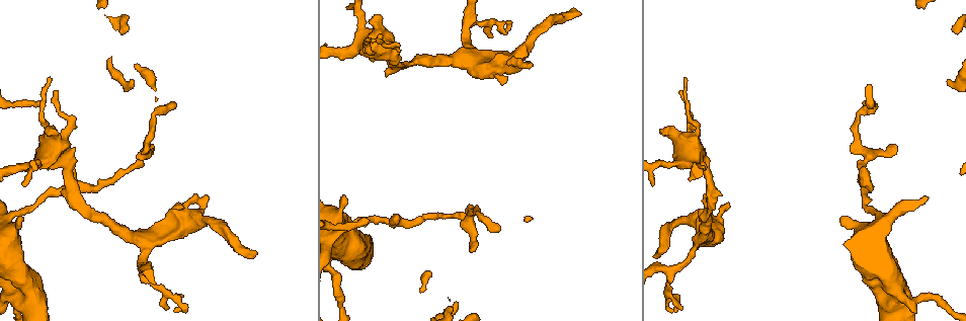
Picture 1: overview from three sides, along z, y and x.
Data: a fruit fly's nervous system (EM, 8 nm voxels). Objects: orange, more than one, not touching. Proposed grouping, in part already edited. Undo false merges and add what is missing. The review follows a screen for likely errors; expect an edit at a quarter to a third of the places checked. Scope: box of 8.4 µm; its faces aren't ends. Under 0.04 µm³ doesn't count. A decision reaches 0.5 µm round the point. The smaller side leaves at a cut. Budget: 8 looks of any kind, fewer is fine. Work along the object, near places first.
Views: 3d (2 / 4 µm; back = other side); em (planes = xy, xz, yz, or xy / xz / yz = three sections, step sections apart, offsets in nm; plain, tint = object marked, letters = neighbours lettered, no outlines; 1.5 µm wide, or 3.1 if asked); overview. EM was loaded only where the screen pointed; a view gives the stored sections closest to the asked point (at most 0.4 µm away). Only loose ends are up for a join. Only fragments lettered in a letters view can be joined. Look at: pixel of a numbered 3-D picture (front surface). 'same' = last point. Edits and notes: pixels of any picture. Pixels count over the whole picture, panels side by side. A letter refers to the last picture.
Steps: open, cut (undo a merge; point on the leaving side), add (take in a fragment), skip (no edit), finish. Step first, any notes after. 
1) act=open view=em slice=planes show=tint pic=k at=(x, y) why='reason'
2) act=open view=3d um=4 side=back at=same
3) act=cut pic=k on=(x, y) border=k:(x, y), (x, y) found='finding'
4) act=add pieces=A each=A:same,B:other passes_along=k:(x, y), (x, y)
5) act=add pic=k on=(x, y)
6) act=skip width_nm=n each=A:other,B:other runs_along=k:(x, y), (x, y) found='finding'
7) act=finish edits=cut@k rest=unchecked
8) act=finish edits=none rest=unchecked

act=open view=em slice=planes show=letters pic=1 at=(175, 102)

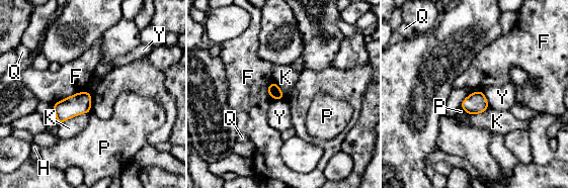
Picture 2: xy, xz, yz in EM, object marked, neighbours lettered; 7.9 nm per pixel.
act=skip longest_contact=F:300nm each=F:other,H:other,K:other,P:other,Q:other,Y:other border=2:(88, 112), (66, 119), (59, 126) found='no lettered fragment goes on from it'

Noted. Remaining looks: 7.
act=open view=3d um=4 pic=1 at=(399, 216) why='free end'

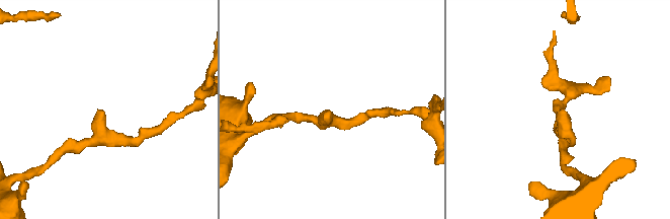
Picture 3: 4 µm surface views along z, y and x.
act=open view=em slice=planes show=tint pic=3 at=(327, 113) arm_widths_nm=170,200

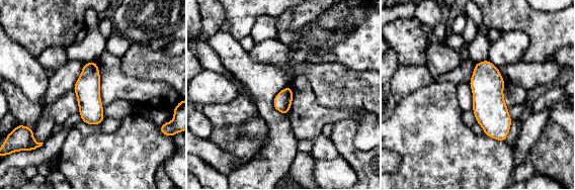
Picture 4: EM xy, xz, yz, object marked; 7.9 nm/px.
act=open view=em slice=planes show=letters at=same

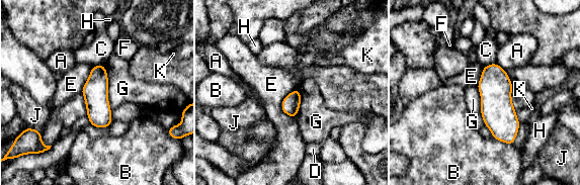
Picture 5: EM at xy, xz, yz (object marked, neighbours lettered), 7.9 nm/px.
act=skip width_nm=200 each=A:other,B:other,C:other,D:other,E:other,F:other,G:other,H:other,J:other,K:other border=5:(104, 66), (111, 109) found='none of them fits'

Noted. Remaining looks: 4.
act=open view=em slice=planes show=tint pic=1 at=(361, 21) why='sudden change in width'

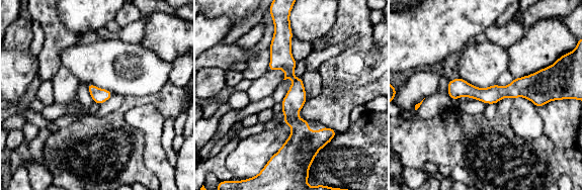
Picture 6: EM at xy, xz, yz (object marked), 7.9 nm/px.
act=open view=em slice=planes show=letters at=same

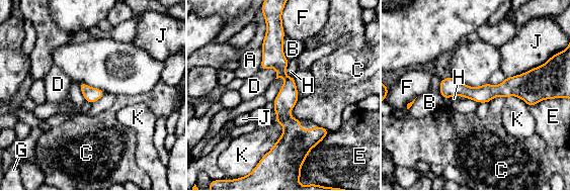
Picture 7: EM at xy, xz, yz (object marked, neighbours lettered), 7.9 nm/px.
act=skip each=A:other,B:other,C:other,D:other,E:other,F:other,G:other,H:other,J:other,K:other runs_along=7:(281, 33), (276, 60), (292, 155) found='all the same cell'

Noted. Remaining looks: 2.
act=finish edits=none rest=unchecked

